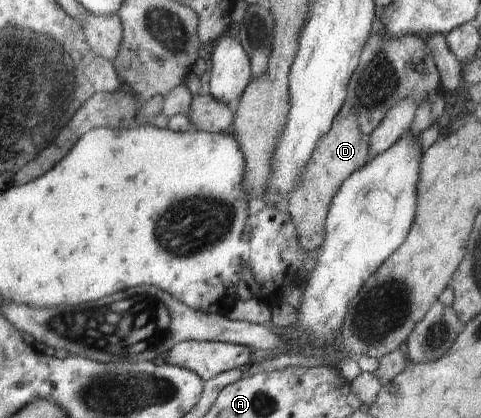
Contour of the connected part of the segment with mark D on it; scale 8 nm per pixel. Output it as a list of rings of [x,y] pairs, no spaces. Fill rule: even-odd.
[[[341,110],[331,123],[331,128],[318,140],[311,159],[300,175],[298,186],[287,197],[287,210],[295,226],[297,244],[308,255],[315,253],[325,238],[325,218],[329,204],[339,191],[341,184],[353,172],[370,162],[369,136],[360,131],[356,116],[349,110]]]

